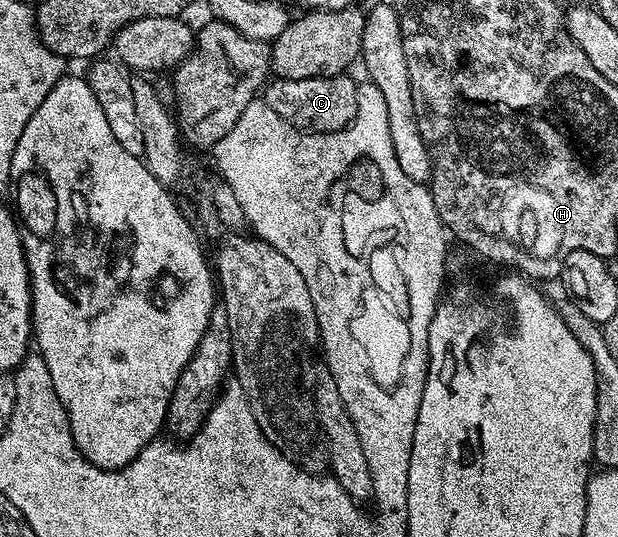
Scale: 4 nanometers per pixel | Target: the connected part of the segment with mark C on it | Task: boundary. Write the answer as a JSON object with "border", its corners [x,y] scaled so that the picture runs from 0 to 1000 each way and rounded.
{"border":[[[566,138],[540,140],[539,143],[513,143],[511,147],[455,147],[440,145],[429,162],[429,188],[453,214],[463,229],[472,229],[485,244],[550,244],[563,236],[574,222],[581,155],[566,147]]]}

